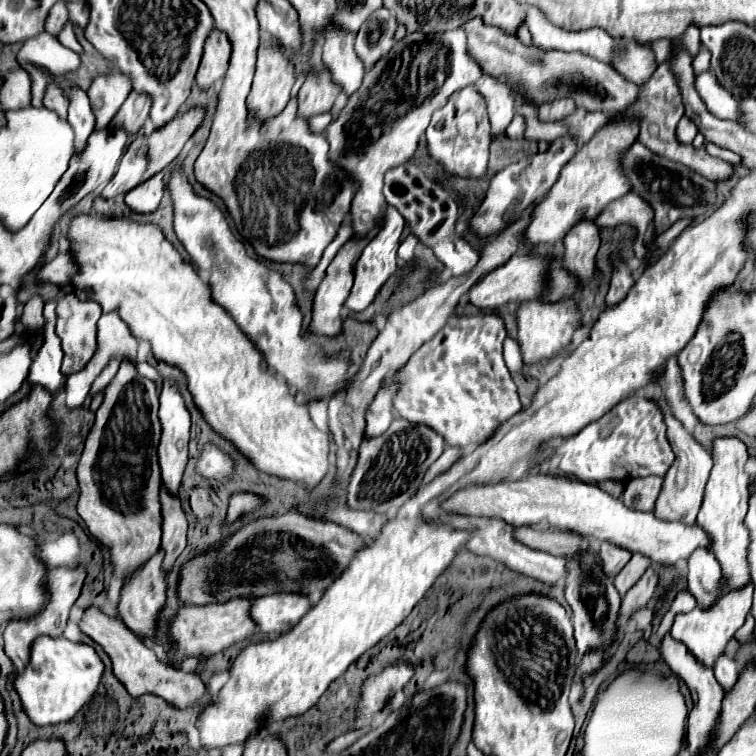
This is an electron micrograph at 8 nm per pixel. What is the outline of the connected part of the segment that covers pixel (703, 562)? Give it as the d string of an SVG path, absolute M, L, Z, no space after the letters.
M710 547L696 549L688 561L688 589L692 595L696 595L700 607L708 607L718 595L718 581L722 577L720 563L716 561L716 555Z

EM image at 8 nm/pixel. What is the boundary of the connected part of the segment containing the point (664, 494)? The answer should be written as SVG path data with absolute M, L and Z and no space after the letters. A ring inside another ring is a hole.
M662 395L662 397L656 397L656 401L660 403L660 407L662 407L664 413L666 413L668 441L670 441L674 453L676 453L676 461L672 463L672 467L670 467L668 473L666 473L666 479L664 479L660 497L658 497L656 507L654 507L654 515L660 517L660 519L666 519L666 521L680 521L680 523L684 523L684 525L694 525L694 523L696 523L696 515L698 515L698 509L700 509L700 503L702 503L704 485L706 485L708 475L710 475L710 469L712 469L712 457L710 457L710 453L682 427L682 423L678 423L678 421L672 417L670 405L668 405L668 401L664 399L664 395Z

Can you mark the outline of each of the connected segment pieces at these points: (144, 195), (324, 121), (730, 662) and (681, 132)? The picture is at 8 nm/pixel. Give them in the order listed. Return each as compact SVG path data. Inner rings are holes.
M158 173L154 177L150 177L148 181L130 189L126 193L126 205L138 213L152 213L158 209L164 189L166 189L164 175Z
M322 113L322 115L310 117L310 119L308 119L308 125L310 125L312 133L324 133L324 129L328 127L330 121L332 121L332 115L330 115L330 113Z
M722 653L718 659L716 659L716 665L714 665L714 675L716 679L720 681L720 685L728 691L736 679L738 679L738 667L736 667L736 661L732 657L728 657L726 653Z
M682 117L678 123L678 141L690 143L696 137L696 133L698 133L696 125L692 125L692 121L688 121L688 117Z

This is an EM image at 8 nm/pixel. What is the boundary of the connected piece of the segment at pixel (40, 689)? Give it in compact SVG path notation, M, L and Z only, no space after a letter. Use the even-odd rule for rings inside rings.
M38 637L32 643L30 663L18 673L14 687L30 721L38 727L56 725L76 717L76 713L96 695L104 675L104 663L94 647L74 643L64 637Z

